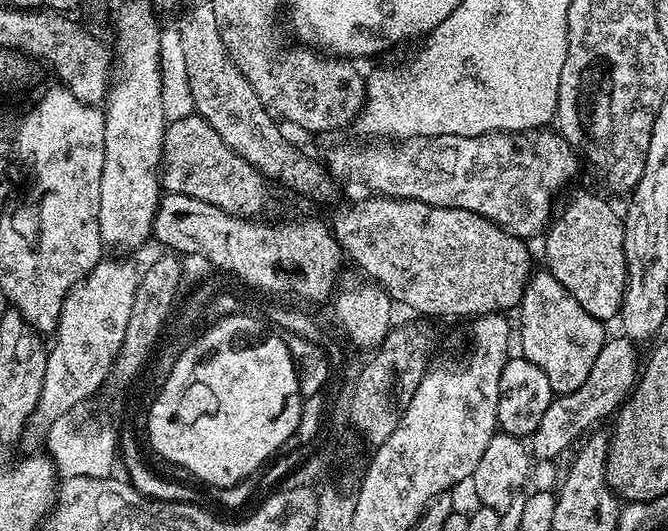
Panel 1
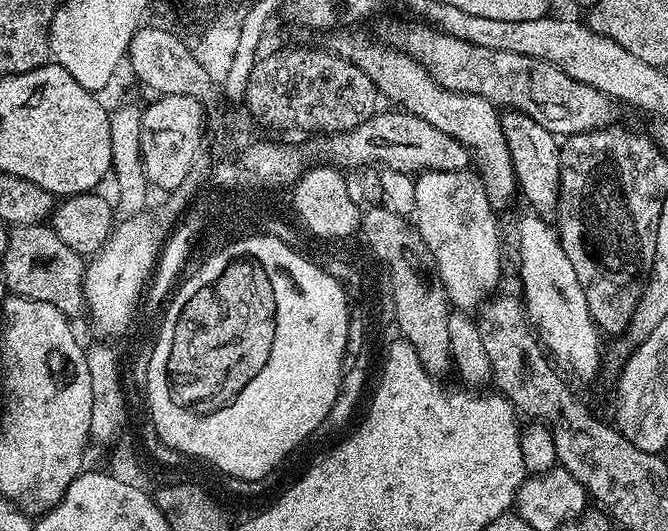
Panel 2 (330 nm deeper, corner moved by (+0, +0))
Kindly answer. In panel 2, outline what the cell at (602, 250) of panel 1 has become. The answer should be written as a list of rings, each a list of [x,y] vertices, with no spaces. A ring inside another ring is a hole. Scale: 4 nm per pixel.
[[[504,110],[500,112],[502,134],[506,134],[506,146],[510,146],[510,158],[514,166],[519,195],[529,204],[533,213],[545,218],[556,210],[560,197],[560,150],[561,141],[546,126],[534,122],[530,114]]]

